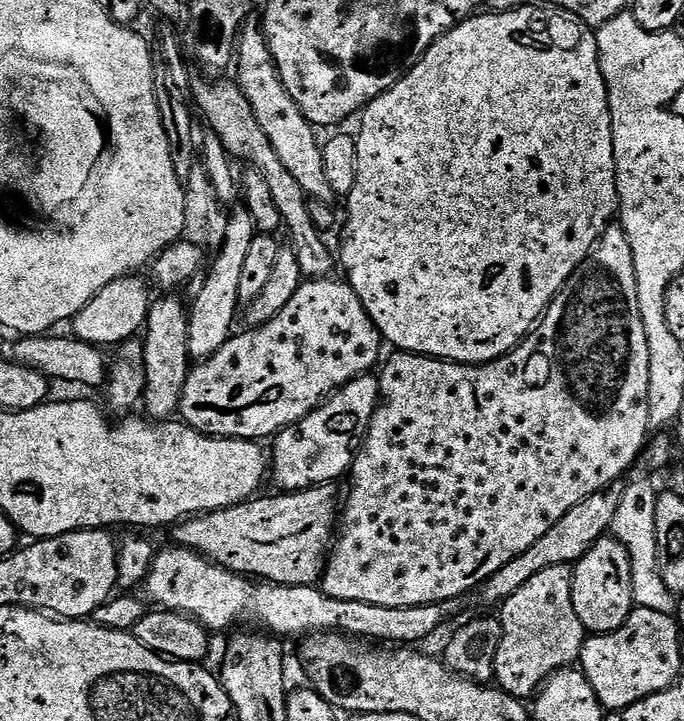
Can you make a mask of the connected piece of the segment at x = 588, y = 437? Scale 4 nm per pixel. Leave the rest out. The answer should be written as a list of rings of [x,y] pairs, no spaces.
[[[610,226],[600,235],[600,241],[592,247],[587,258],[576,267],[574,274],[570,274],[570,278],[564,283],[562,290],[558,290],[558,294],[552,299],[543,316],[536,321],[532,331],[520,341],[518,347],[509,350],[505,356],[500,356],[497,360],[491,360],[485,364],[453,364],[451,360],[435,360],[432,356],[419,356],[413,352],[397,351],[392,355],[396,356],[390,357],[389,360],[387,357],[378,372],[380,402],[376,405],[372,421],[368,423],[368,433],[363,436],[357,454],[352,460],[350,469],[352,485],[348,488],[348,501],[345,504],[343,501],[342,511],[338,516],[338,535],[335,537],[324,565],[322,590],[330,598],[338,598],[346,602],[357,600],[374,606],[422,606],[423,604],[441,604],[443,600],[463,597],[463,592],[468,592],[471,588],[473,590],[479,589],[485,580],[490,579],[498,570],[502,570],[502,566],[506,566],[506,562],[510,562],[510,558],[518,558],[518,554],[530,550],[530,546],[534,546],[534,542],[538,542],[538,538],[542,538],[542,534],[546,534],[546,530],[550,530],[550,526],[554,526],[554,522],[558,522],[558,518],[562,518],[562,514],[566,514],[566,510],[570,510],[570,506],[578,506],[578,502],[590,498],[590,494],[598,494],[605,488],[613,487],[617,483],[616,479],[631,466],[636,455],[639,452],[641,455],[645,451],[650,439],[650,431],[648,432],[650,345],[646,342],[646,326],[642,326],[642,310],[638,310],[638,282],[634,278],[634,254],[630,250],[630,242],[626,238],[623,228],[619,226]]]

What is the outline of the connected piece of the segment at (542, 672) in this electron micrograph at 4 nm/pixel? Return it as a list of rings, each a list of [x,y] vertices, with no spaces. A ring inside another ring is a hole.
[[[569,565],[550,566],[534,574],[526,586],[510,594],[510,598],[499,605],[498,619],[502,626],[502,642],[498,642],[494,680],[510,695],[535,697],[544,681],[579,661],[586,633],[574,611],[572,568]]]

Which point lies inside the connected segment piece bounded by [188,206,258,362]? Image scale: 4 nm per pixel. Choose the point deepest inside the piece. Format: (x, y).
(210, 317)

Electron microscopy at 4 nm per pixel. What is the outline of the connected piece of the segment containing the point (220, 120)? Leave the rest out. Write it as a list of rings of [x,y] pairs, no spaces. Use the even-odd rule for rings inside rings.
[[[200,80],[192,85],[194,104],[200,107],[204,120],[209,124],[211,135],[217,136],[229,157],[237,161],[245,160],[255,172],[262,174],[263,180],[270,185],[270,195],[274,197],[274,206],[278,206],[278,214],[282,221],[283,231],[288,231],[291,247],[296,249],[301,277],[324,278],[332,268],[332,252],[328,249],[325,233],[320,232],[310,222],[308,209],[309,196],[298,186],[297,180],[290,175],[290,170],[282,166],[278,154],[274,154],[274,146],[266,134],[262,134],[262,126],[258,126],[258,118],[254,118],[254,110],[250,110],[250,102],[246,102],[246,94],[242,94],[239,84],[228,80]]]

